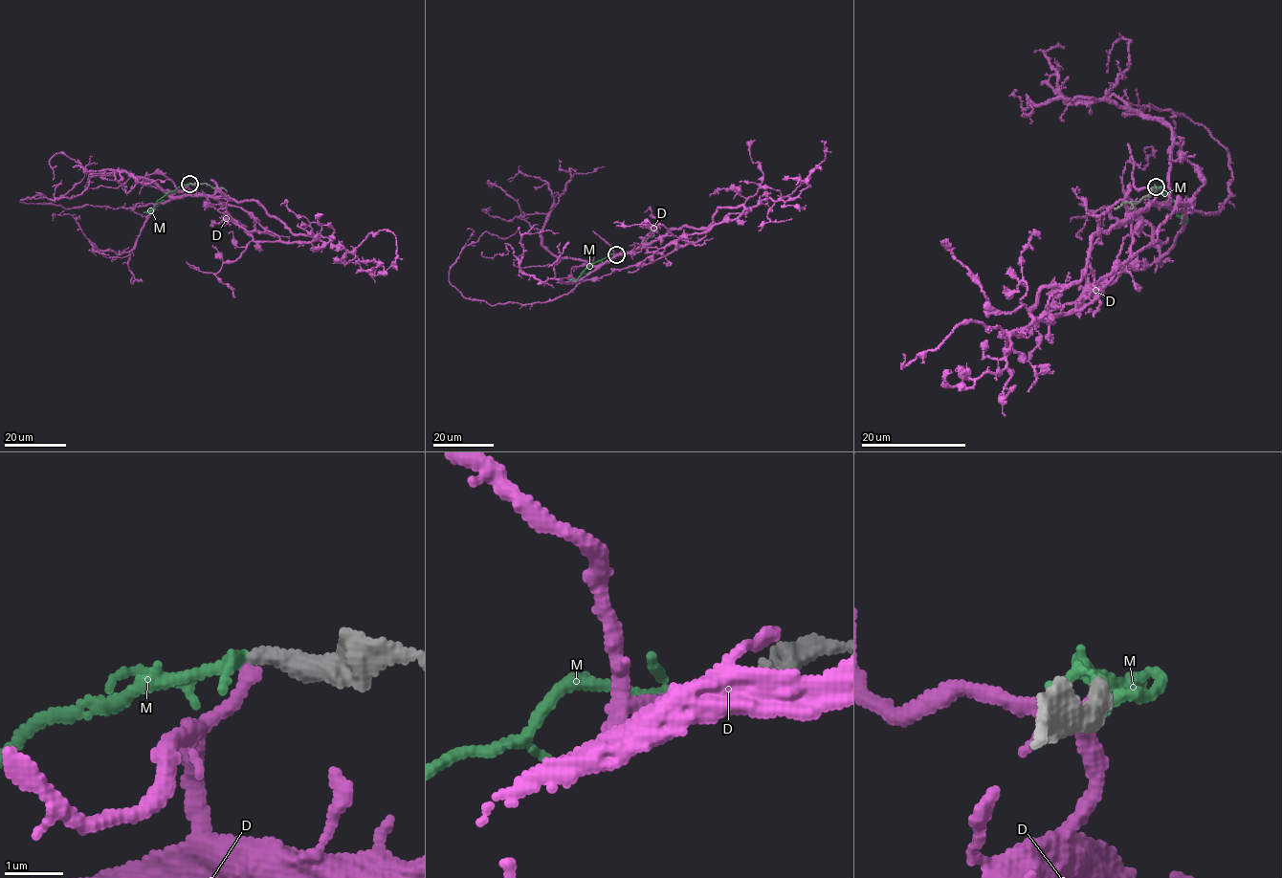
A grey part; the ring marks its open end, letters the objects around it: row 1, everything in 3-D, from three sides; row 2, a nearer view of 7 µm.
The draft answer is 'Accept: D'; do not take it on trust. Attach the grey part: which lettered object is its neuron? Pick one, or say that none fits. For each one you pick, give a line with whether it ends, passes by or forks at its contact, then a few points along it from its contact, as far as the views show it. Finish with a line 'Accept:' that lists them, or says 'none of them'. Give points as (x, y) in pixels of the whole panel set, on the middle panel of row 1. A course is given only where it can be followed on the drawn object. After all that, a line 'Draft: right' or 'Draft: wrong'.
M: it ends; course (616, 254), (598, 260), (575, 280), (568, 280)
Accept: M
Draft: wrong

